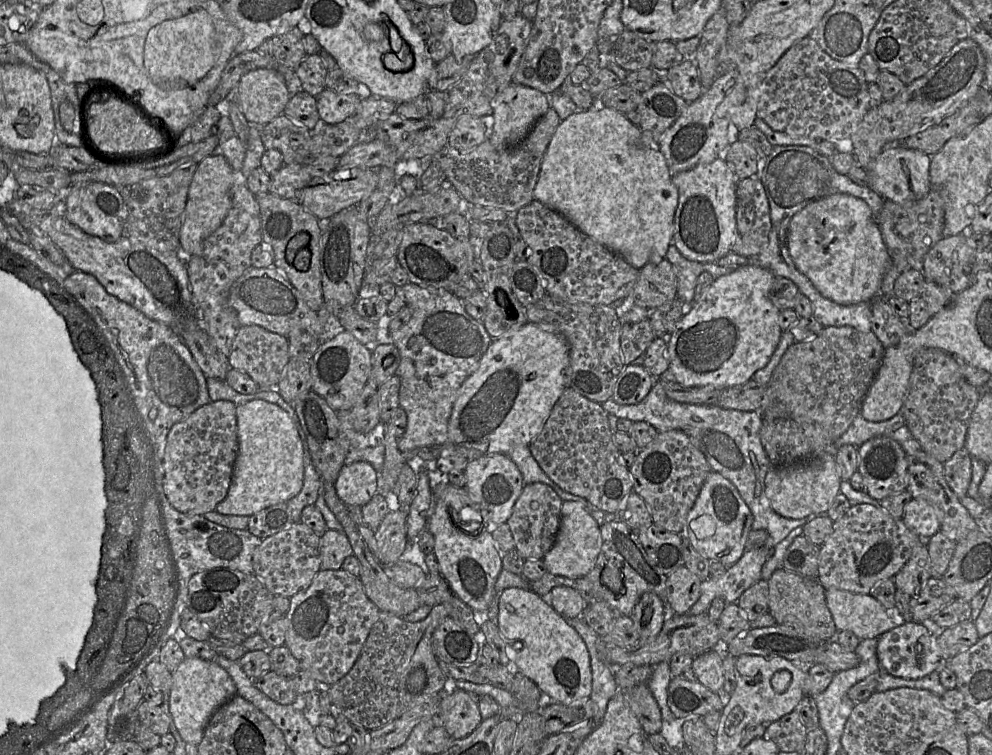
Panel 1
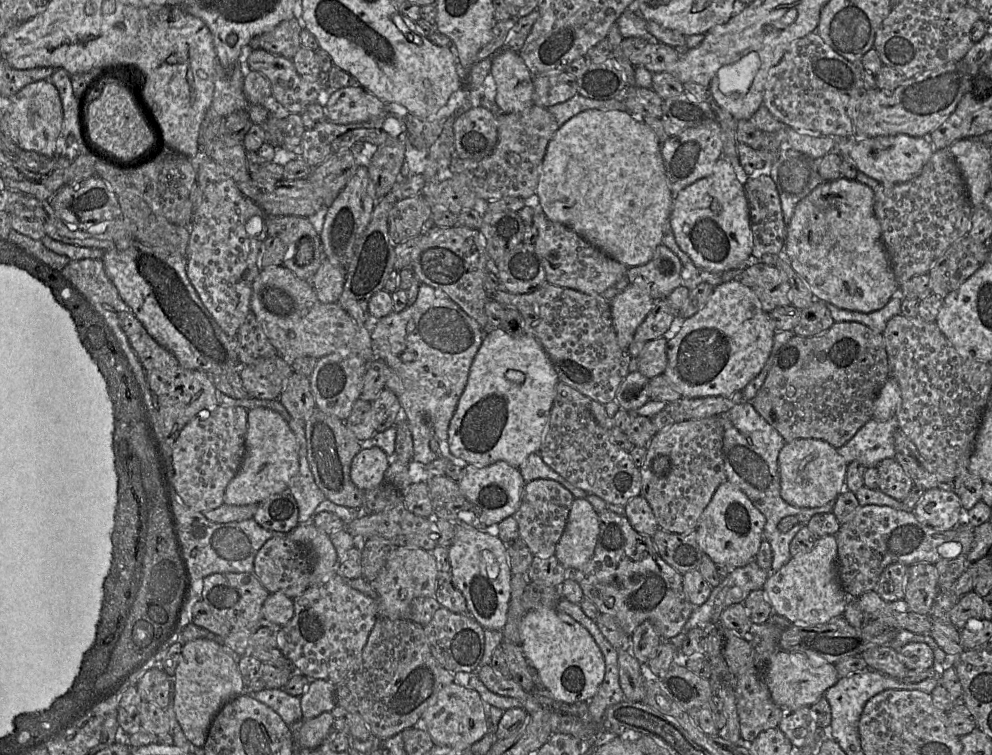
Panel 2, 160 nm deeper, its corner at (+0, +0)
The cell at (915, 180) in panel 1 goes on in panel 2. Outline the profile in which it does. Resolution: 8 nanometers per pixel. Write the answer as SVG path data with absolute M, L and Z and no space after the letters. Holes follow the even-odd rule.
M853 134L838 138L837 144L831 152L837 153L841 157L850 157L856 163L859 172L863 172L881 184L899 184L918 176L934 151L930 139L925 137L897 134L868 138Z

